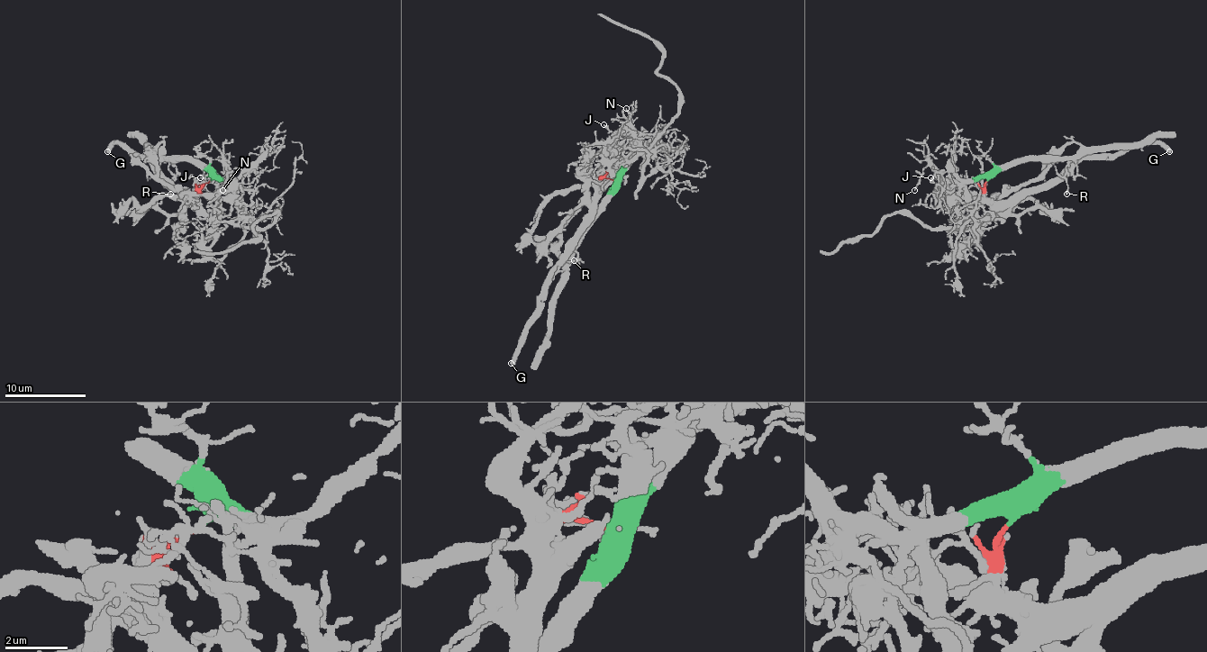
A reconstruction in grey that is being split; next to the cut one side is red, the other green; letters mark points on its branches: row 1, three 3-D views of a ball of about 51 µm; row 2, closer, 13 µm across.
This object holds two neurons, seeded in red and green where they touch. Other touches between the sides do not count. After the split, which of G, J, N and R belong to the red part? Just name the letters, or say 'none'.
G

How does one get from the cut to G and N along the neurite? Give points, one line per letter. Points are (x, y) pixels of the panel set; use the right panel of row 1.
G: (987, 182), (987, 198), (1013, 200), (1086, 158), (1149, 143), (1169, 151)
N: (987, 180), (940, 178), (926, 166), (920, 172), (920, 182), (914, 190)

